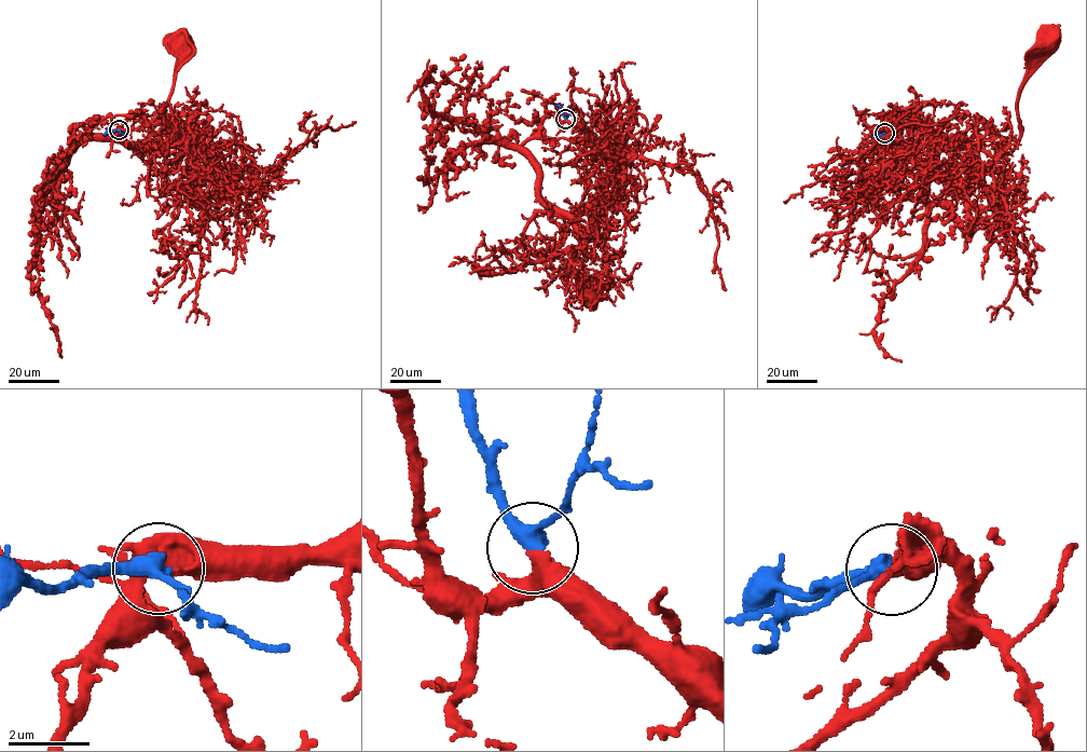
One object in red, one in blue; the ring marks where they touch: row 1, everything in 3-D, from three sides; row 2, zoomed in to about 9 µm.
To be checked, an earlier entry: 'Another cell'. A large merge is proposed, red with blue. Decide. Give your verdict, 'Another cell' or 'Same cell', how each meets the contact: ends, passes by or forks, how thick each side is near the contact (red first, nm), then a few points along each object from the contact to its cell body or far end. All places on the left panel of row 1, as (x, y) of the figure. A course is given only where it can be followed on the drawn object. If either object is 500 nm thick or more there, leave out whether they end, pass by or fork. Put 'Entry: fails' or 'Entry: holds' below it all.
Same cell. At the ring red passes by. At the ring blue passes by. Thickness 400 nm (red) against 340 nm. Course of red: (119, 130), (160, 124), (193, 146), (146, 146), (141, 156), (169, 94), (180, 39). Course of blue: (119, 130), (105, 135)
Entry: fails

